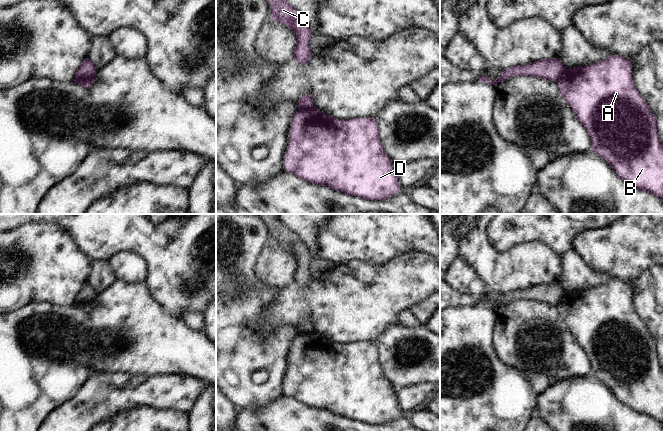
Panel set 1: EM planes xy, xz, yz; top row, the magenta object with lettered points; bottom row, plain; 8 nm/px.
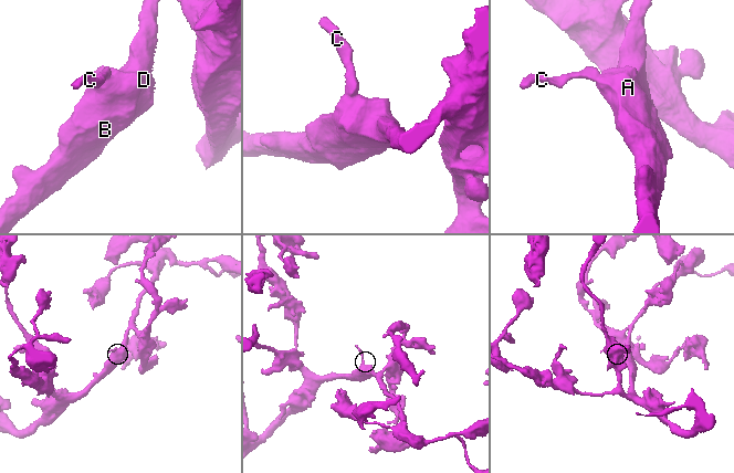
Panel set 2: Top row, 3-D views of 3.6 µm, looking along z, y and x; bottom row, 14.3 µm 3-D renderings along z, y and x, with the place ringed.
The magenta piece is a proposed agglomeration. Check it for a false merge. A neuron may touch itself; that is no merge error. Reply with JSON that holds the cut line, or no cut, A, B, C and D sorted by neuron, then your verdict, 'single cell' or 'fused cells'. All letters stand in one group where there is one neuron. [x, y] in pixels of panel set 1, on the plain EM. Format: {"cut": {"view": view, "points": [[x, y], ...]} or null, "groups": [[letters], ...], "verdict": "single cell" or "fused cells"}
{"cut": {"view": "xy", "points": [[93, 300], [82, 302], [76, 306]]}, "groups": [["A", "B", "D"], ["C"]], "verdict": "fused cells"}

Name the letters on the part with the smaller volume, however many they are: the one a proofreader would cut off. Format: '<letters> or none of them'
C

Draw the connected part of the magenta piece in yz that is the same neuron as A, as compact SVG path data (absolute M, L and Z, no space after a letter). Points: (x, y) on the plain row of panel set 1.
M610 279L606 284L593 287L584 291L575 291L573 293L564 293L557 304L561 319L566 323L578 344L582 347L592 366L592 374L608 387L615 395L617 400L630 409L642 415L648 415L663 424L663 366L658 361L656 340L652 338L647 326L637 315L632 300L632 285L618 280Z

